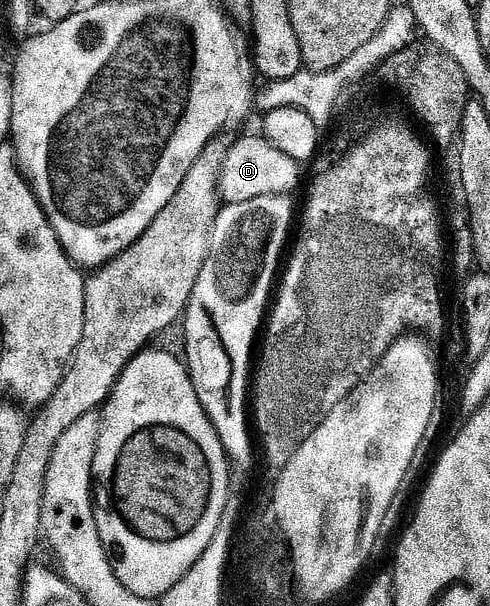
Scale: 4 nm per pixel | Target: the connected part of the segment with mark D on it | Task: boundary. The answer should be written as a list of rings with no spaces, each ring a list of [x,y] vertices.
[[[263,136],[242,138],[229,148],[224,163],[222,161],[219,163],[218,194],[225,203],[234,206],[271,194],[291,195],[292,189],[300,182],[300,170],[302,170],[301,163],[272,147]]]

